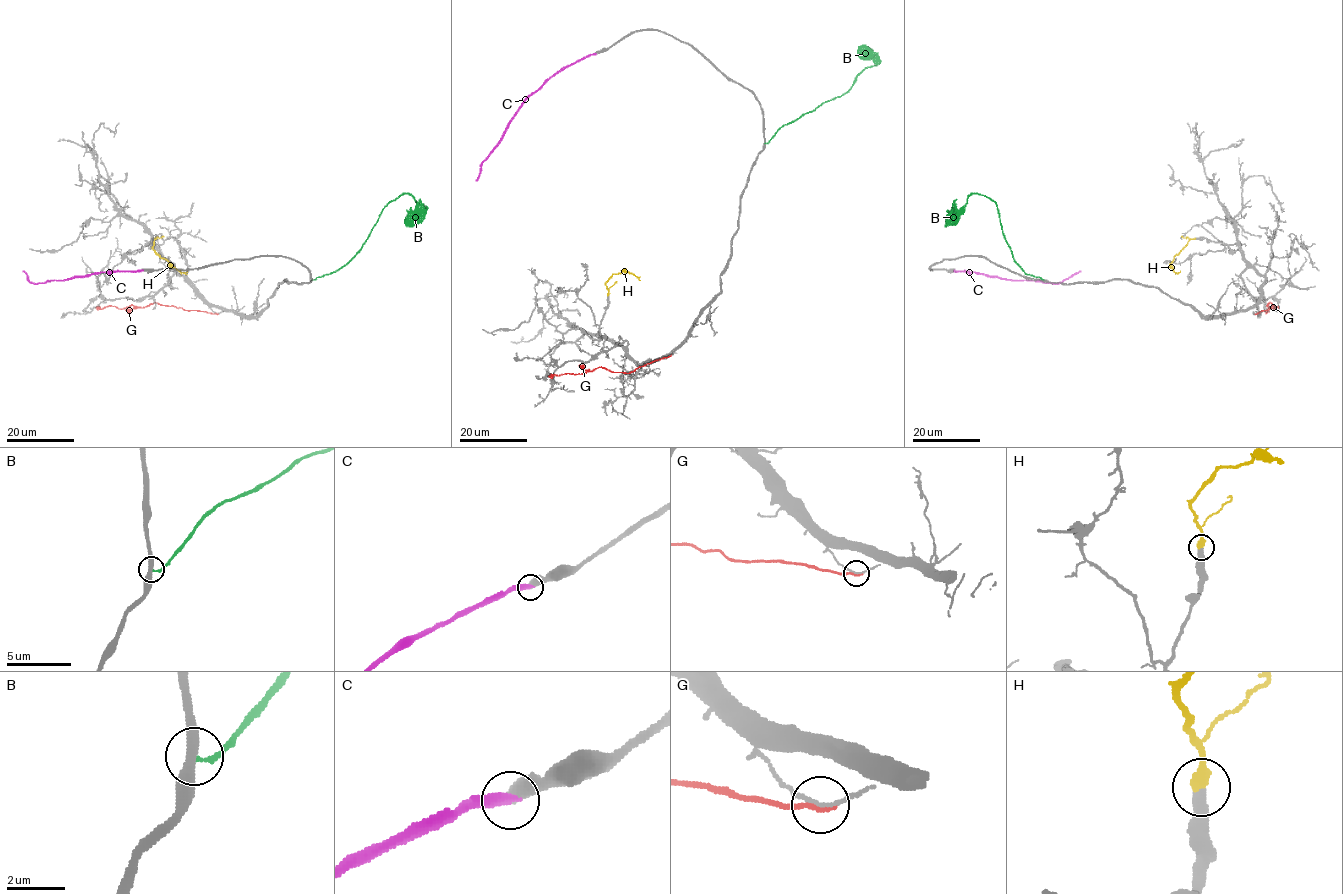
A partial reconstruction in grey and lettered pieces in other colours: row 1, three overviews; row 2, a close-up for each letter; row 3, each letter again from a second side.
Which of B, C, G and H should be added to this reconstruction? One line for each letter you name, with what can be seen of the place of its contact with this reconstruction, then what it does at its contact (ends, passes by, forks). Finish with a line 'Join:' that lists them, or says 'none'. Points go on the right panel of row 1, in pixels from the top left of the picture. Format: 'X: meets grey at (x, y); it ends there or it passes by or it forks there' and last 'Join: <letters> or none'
H: meets grey at (1195, 238); it ends there
Join: H

